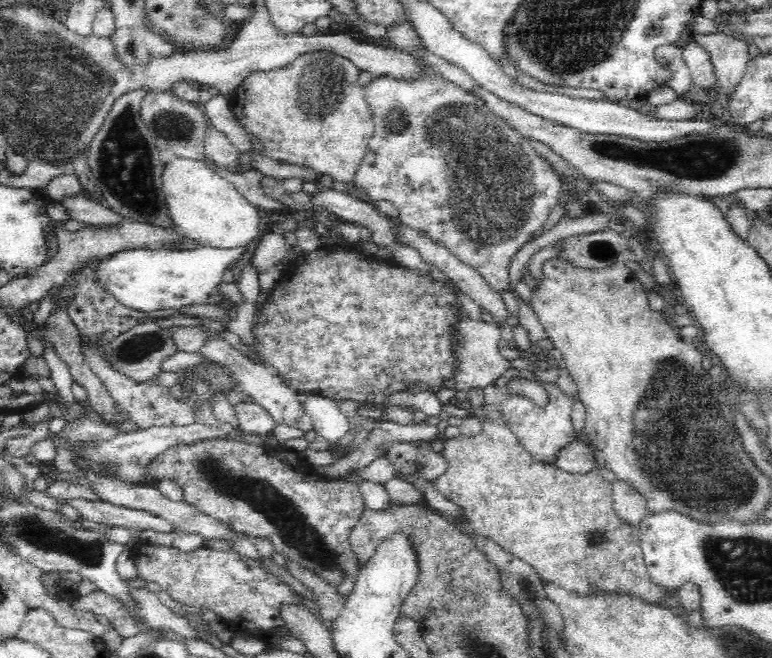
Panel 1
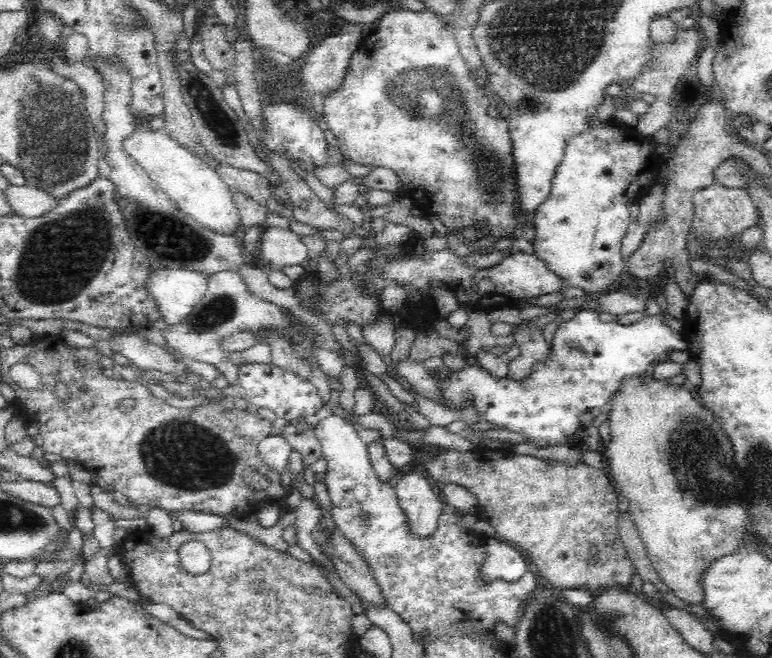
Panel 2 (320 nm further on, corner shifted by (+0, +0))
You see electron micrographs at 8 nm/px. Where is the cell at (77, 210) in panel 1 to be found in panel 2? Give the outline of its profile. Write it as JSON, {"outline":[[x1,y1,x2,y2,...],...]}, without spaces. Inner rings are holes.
{"outline":[[32,185,11,186,4,192,8,197,10,205,17,213,16,216,22,218,41,218,44,214,49,214,60,205,60,198,52,194,33,187]]}

